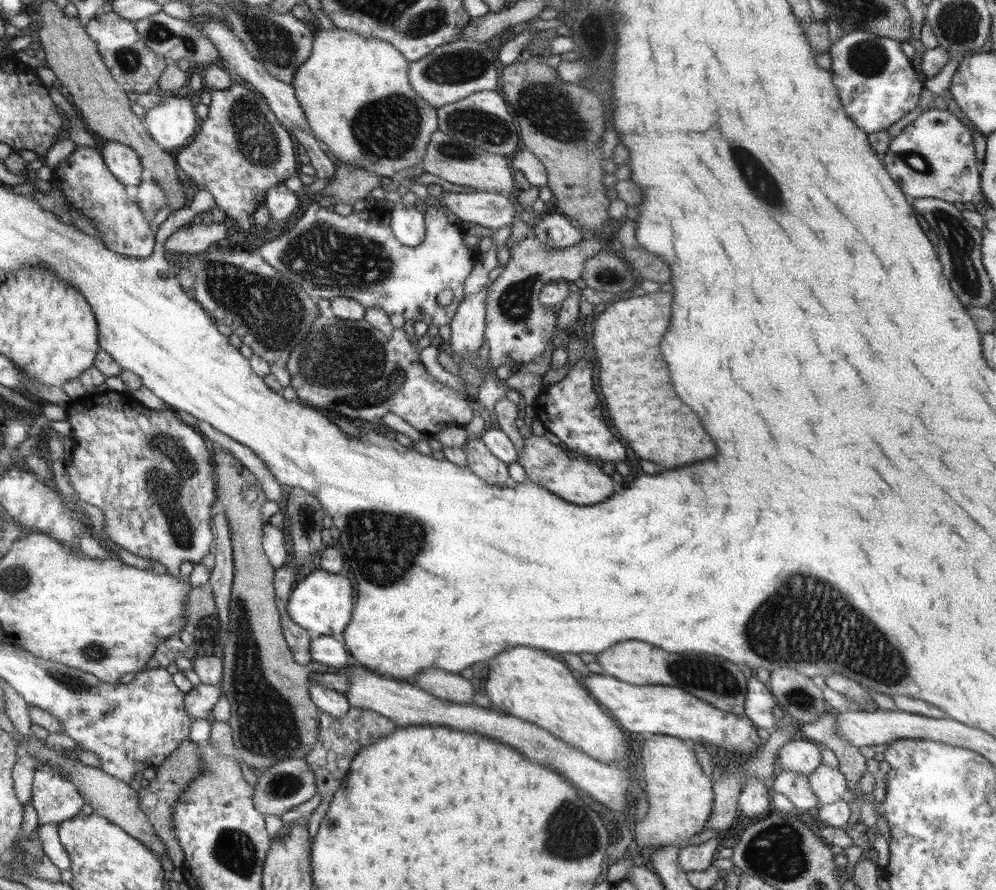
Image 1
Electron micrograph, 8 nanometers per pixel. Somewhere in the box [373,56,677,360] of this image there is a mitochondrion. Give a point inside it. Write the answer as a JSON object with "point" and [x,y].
{"point":[549,109]}

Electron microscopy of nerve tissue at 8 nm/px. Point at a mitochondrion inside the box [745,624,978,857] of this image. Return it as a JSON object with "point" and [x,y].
{"point":[799,697]}

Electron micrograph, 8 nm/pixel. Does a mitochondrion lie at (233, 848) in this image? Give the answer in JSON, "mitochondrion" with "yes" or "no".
{"mitochondrion":"yes"}

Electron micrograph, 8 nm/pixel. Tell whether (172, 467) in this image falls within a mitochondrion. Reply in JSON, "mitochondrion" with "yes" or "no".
{"mitochondrion":"yes"}

